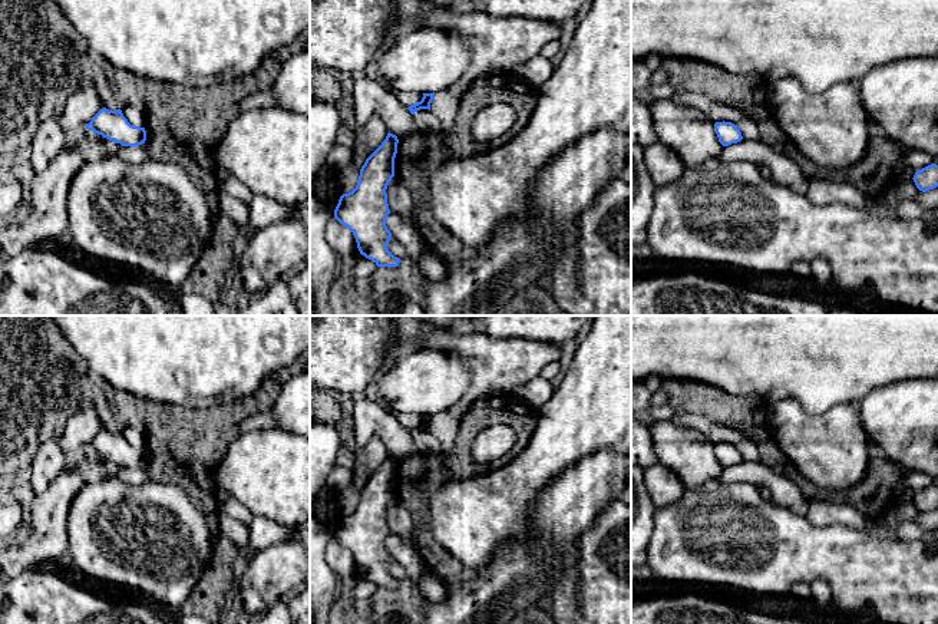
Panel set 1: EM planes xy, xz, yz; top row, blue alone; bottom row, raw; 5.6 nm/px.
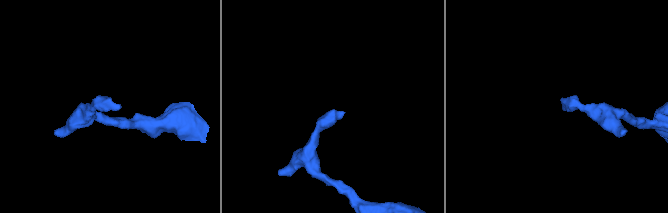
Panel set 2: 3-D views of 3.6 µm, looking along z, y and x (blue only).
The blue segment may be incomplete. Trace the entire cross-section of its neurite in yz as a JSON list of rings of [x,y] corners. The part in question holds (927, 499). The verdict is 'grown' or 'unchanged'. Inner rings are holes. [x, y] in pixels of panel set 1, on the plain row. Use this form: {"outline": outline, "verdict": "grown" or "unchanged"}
{"outline": [[[931,485],[916,492],[912,501],[916,509],[922,514],[937,509],[938,508],[938,486]]], "verdict": "unchanged"}

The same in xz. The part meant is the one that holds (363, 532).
{"outline": [[[389,453],[361,488],[356,509],[343,515],[334,531],[334,539],[353,554],[360,575],[377,588],[400,584],[387,569],[392,554],[386,548],[390,535],[386,511],[394,498],[397,465],[397,458]]], "verdict": "unchanged"}

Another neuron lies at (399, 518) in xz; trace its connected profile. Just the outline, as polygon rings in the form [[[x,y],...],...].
[[[394,496],[387,506],[386,515],[390,534],[397,535],[406,544],[413,529],[412,511]]]

